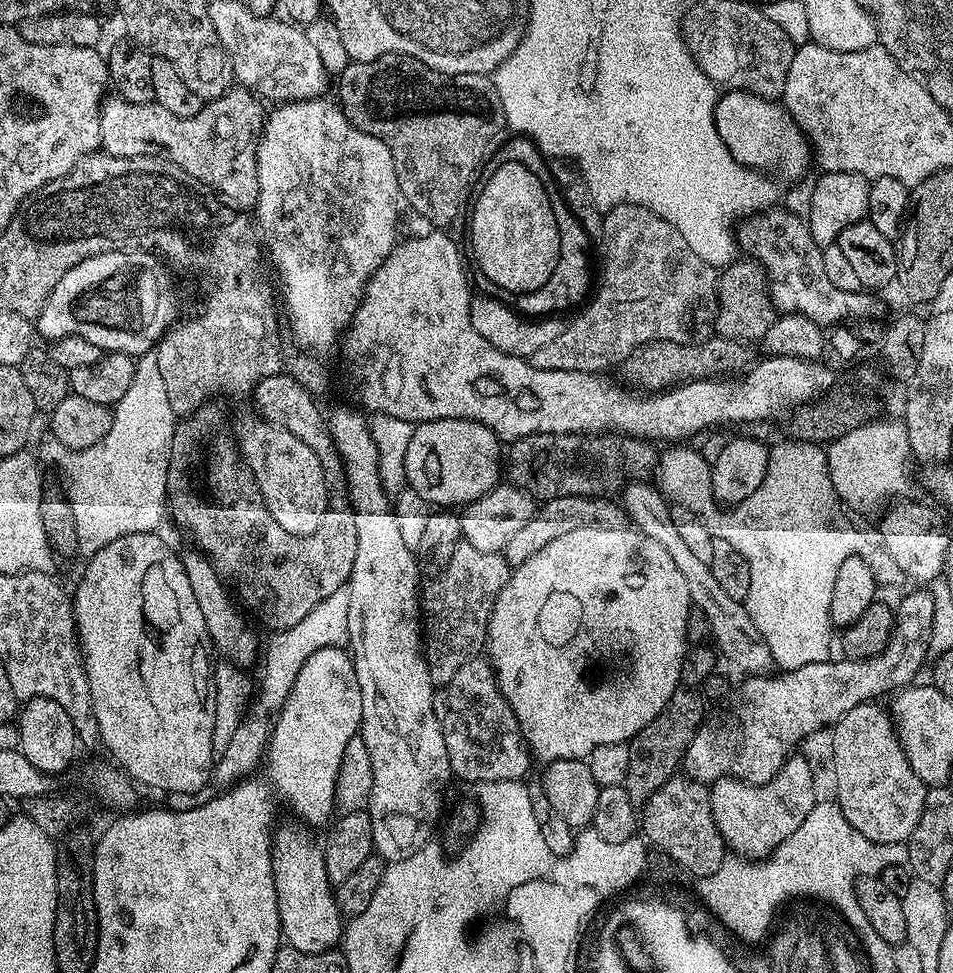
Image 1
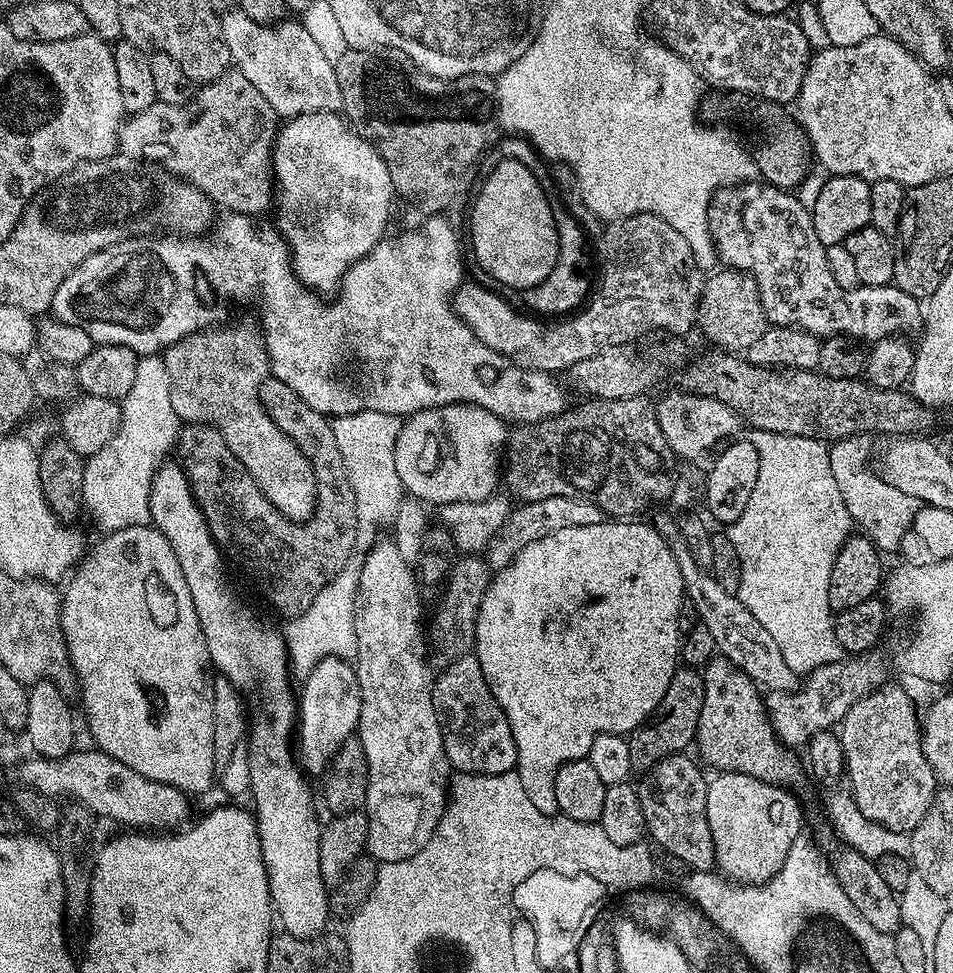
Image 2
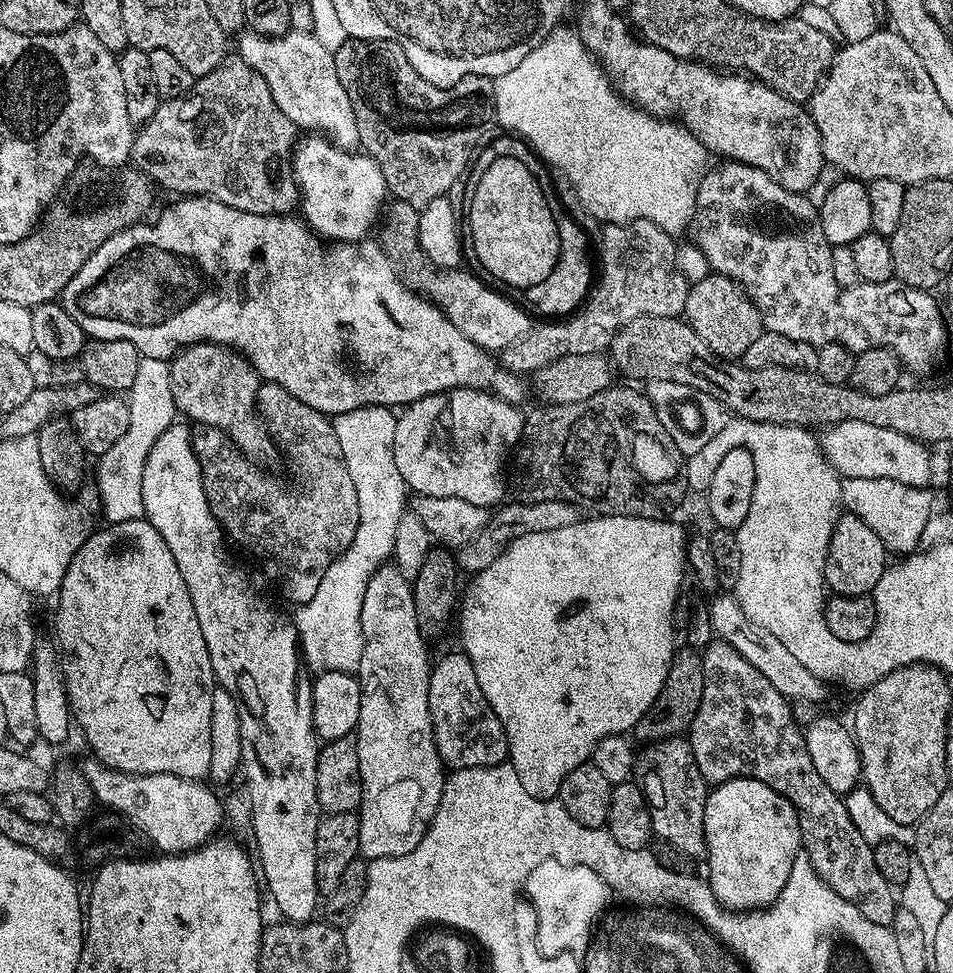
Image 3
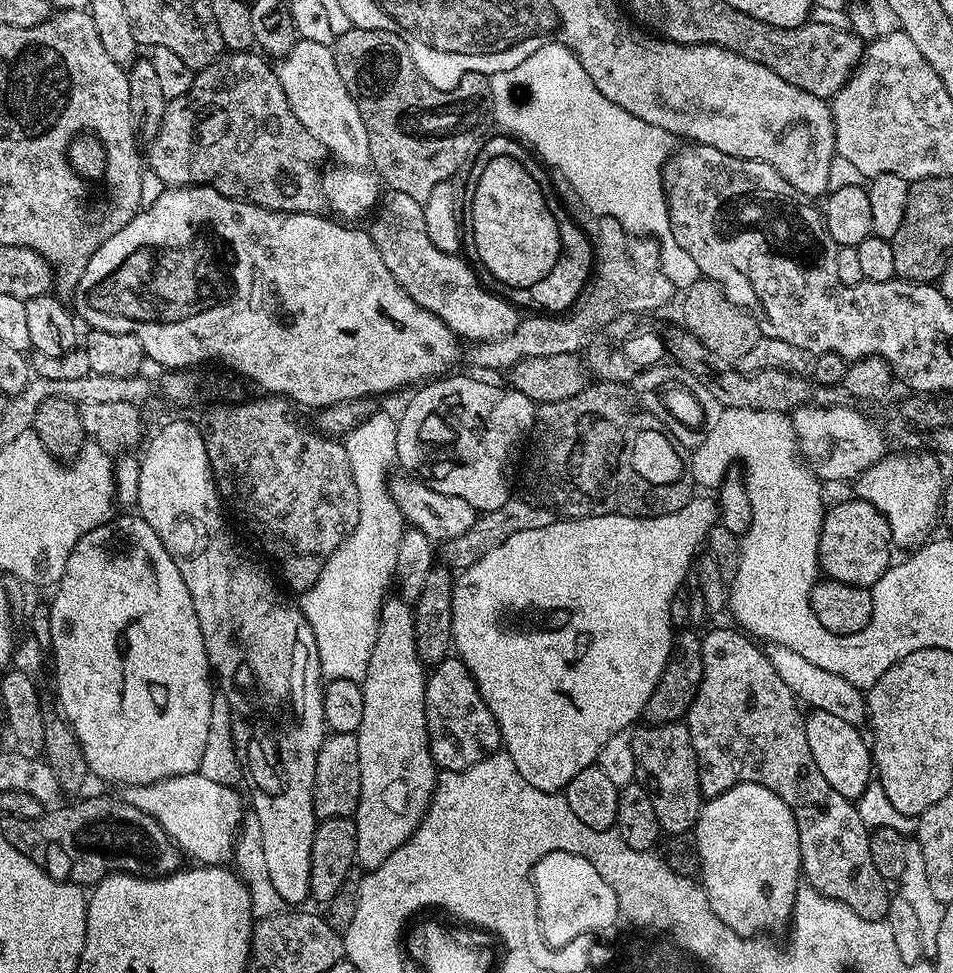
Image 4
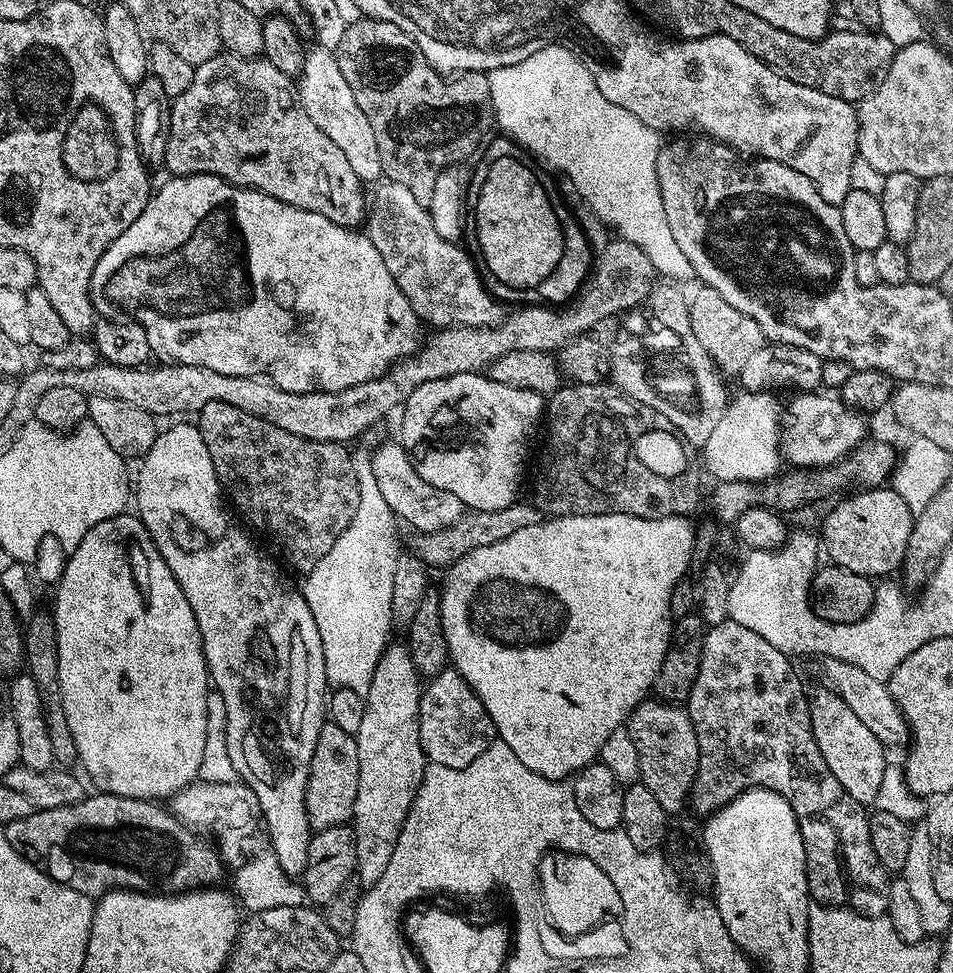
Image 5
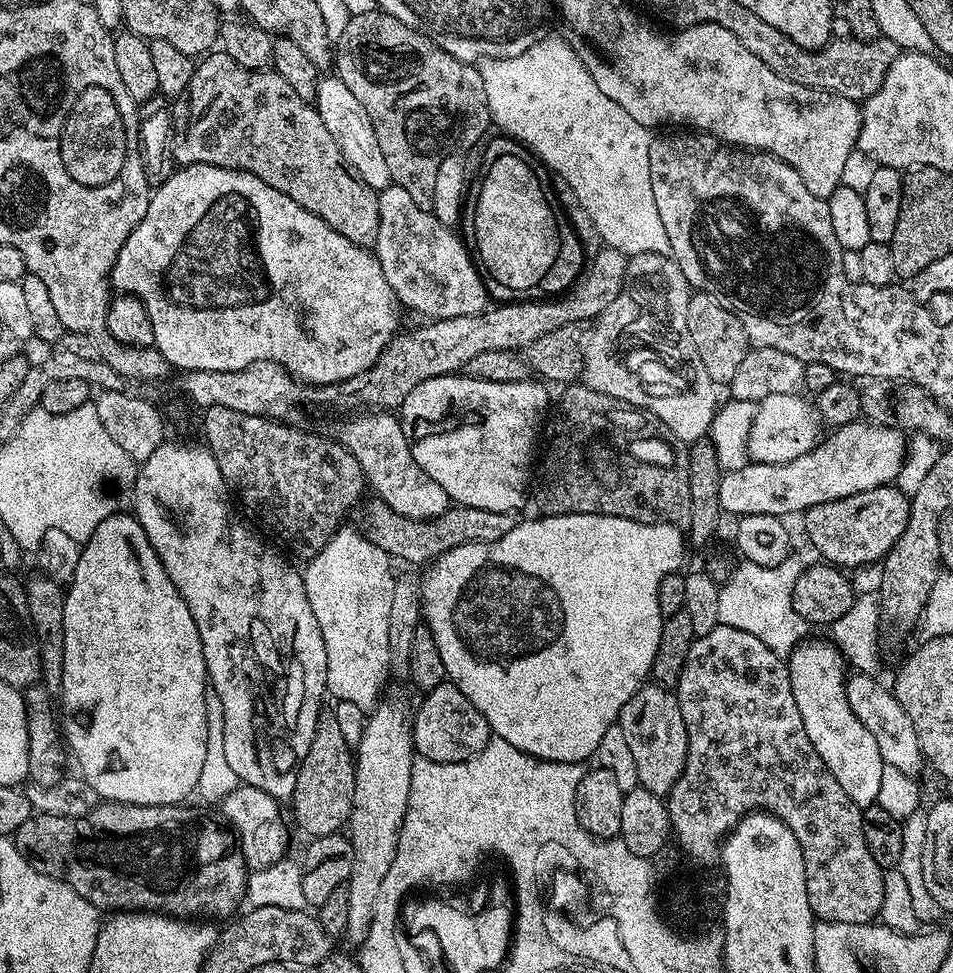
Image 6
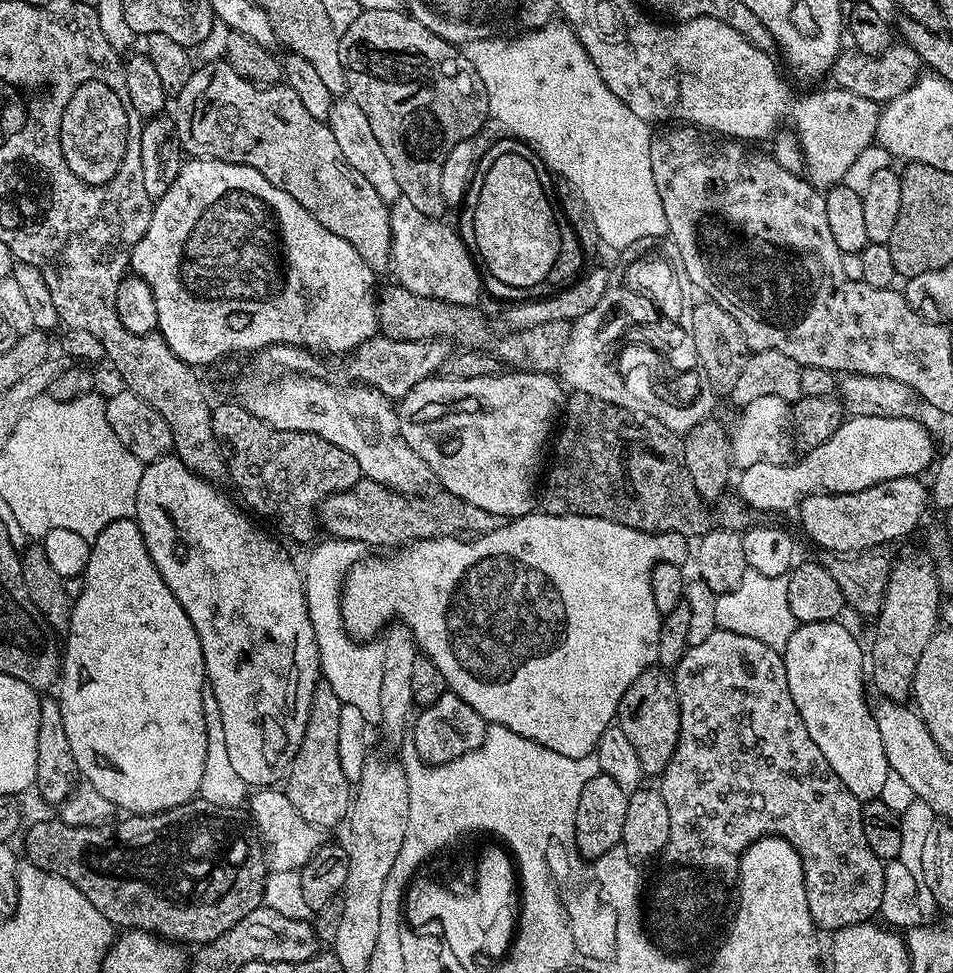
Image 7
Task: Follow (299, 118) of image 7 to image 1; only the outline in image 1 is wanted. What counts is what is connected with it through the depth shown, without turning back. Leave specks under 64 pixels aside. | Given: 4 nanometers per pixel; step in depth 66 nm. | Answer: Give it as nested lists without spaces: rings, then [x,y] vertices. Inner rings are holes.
[[[243,86],[229,87],[218,98],[204,103],[198,114],[190,118],[170,114],[166,106],[155,102],[135,104],[108,98],[100,106],[100,148],[107,155],[122,158],[161,156],[182,166],[186,174],[212,189],[232,208],[252,210],[258,190],[256,141],[266,119],[263,106],[256,93]]]

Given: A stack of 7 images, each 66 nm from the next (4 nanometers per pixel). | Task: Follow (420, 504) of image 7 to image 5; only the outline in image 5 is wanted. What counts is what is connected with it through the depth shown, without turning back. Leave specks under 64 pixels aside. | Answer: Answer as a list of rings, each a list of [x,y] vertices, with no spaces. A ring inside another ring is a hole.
[[[517,502],[502,510],[465,511],[454,526],[446,526],[446,530],[434,530],[415,537],[414,555],[428,565],[429,569],[447,570],[454,562],[461,560],[470,550],[478,550],[478,546],[490,546],[494,542],[502,542],[502,538],[510,538],[517,530],[526,530],[526,526],[534,526],[542,519],[542,513],[531,502]]]

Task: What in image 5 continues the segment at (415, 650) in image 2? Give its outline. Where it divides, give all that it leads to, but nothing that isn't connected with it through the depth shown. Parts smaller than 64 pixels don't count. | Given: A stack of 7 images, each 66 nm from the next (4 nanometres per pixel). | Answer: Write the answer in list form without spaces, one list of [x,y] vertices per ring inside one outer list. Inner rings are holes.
[[[389,643],[374,670],[374,678],[364,696],[362,726],[358,726],[354,734],[358,742],[358,798],[354,798],[354,814],[350,827],[356,836],[355,875],[364,886],[378,882],[378,878],[382,878],[386,865],[390,863],[390,854],[394,854],[398,834],[406,822],[408,807],[414,802],[416,791],[422,782],[426,757],[418,734],[421,691],[422,680],[414,670],[414,662],[410,662],[407,643]]]

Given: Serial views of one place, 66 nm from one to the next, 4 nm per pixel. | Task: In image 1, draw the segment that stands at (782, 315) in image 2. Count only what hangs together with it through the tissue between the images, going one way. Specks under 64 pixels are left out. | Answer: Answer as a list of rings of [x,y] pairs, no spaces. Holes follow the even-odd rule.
[[[784,206],[768,209],[767,212],[757,212],[755,216],[745,219],[738,228],[738,244],[744,248],[749,257],[764,267],[768,276],[768,293],[772,295],[772,304],[780,314],[802,314],[821,326],[835,326],[845,322],[872,322],[875,316],[884,312],[884,304],[879,300],[879,295],[868,290],[851,292],[838,290],[830,277],[826,275],[826,262],[824,249],[820,248],[810,234],[807,223]]]

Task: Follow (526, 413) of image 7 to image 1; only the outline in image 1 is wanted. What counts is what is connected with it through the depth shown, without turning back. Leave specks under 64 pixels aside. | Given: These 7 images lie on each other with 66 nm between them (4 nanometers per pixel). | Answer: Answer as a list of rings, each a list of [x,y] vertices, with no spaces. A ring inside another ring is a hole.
[[[442,418],[441,420],[427,420],[425,424],[415,425],[412,429],[412,437],[410,444],[406,446],[406,456],[404,458],[404,465],[406,466],[406,474],[404,479],[407,487],[413,488],[415,492],[422,497],[423,500],[428,501],[432,506],[456,506],[452,504],[460,504],[459,506],[467,506],[472,501],[482,498],[489,492],[491,488],[496,487],[502,480],[502,441],[495,436],[490,429],[482,426],[473,420],[463,420],[462,418]]]

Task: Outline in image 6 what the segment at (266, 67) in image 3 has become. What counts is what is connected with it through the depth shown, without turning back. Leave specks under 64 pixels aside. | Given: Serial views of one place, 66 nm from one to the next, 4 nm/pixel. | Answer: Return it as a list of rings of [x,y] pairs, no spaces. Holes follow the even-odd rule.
[[[329,74],[325,80],[323,77],[316,86],[314,107],[316,113],[322,118],[326,130],[330,130],[330,138],[338,142],[352,171],[357,172],[363,178],[366,186],[377,190],[387,188],[392,183],[392,175],[386,166],[386,158],[382,155],[382,149],[378,146],[378,137],[374,134],[370,114],[366,114],[362,102],[358,102],[358,98],[354,98],[354,94],[346,90],[346,82],[342,82],[335,74]]]

